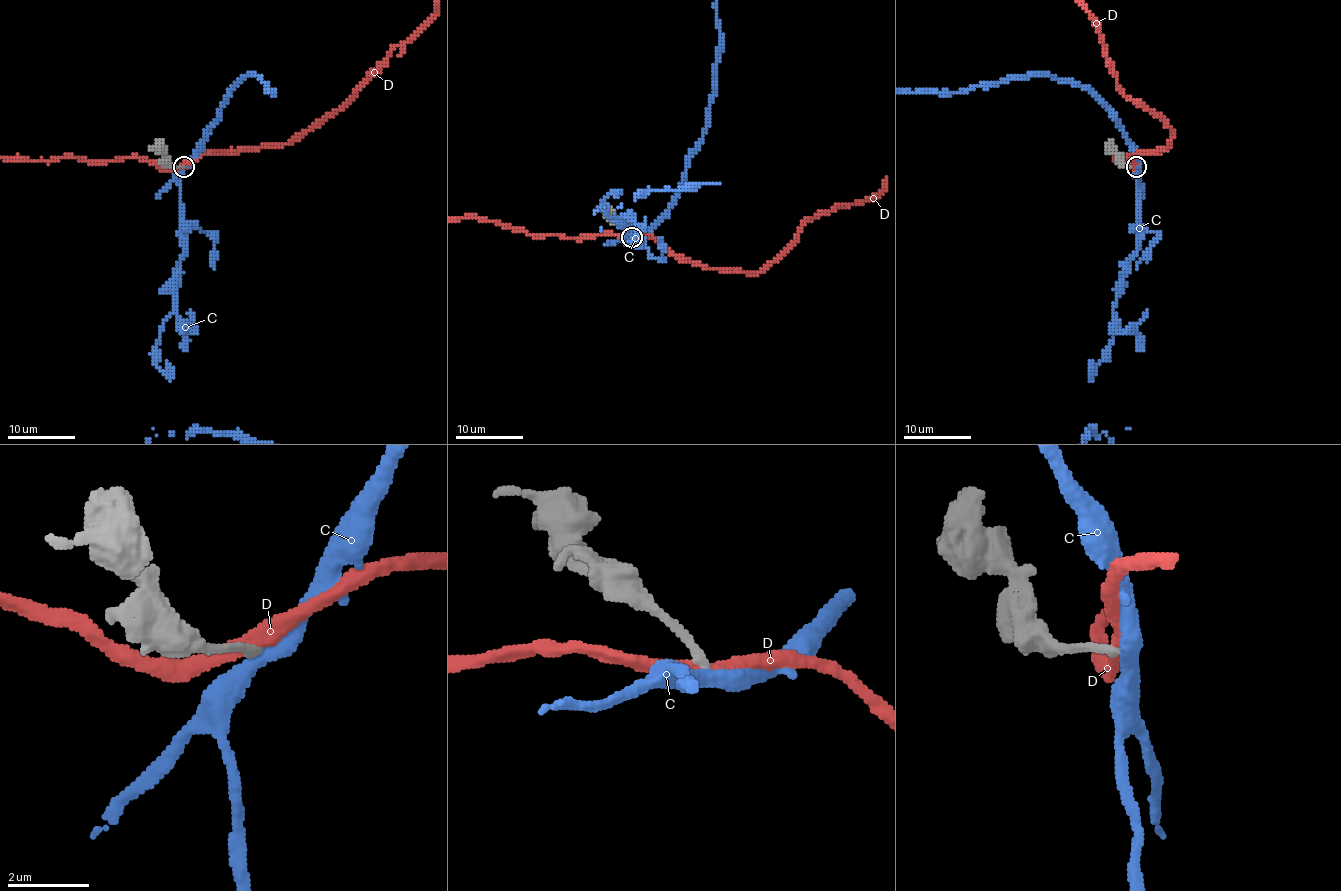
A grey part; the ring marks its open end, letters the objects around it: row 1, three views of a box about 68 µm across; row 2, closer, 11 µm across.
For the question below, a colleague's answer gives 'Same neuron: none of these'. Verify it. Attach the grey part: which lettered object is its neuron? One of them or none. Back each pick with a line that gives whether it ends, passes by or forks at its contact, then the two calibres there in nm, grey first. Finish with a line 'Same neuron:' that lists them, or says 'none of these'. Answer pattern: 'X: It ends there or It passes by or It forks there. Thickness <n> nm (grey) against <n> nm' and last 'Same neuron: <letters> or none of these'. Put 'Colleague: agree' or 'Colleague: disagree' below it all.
Same neuron: none of these
Colleague: agree

